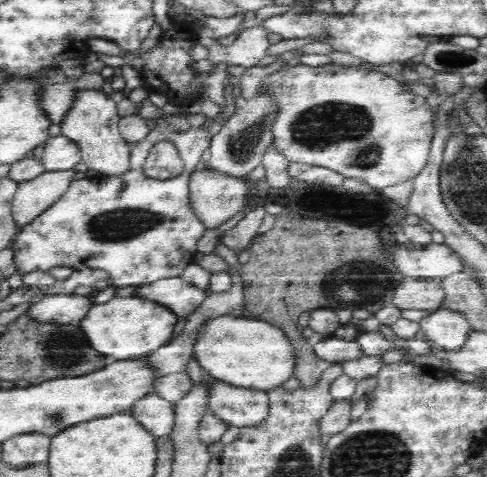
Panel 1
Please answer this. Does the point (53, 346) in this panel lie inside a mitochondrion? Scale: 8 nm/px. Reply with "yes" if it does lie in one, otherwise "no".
yes

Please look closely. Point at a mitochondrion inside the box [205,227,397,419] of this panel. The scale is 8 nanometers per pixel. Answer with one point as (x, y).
(365, 282)

